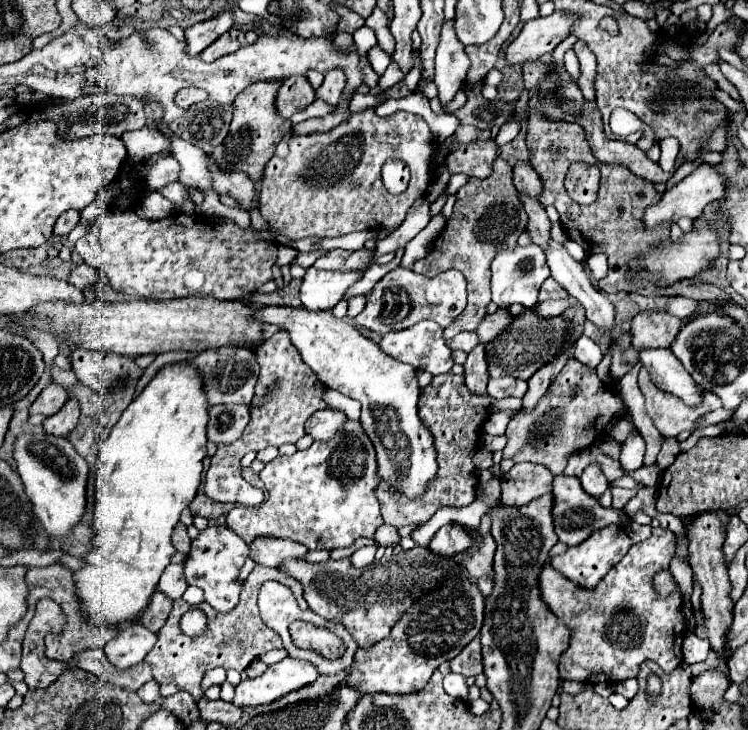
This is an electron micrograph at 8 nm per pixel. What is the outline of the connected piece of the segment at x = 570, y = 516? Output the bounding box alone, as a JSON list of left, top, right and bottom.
[553,475,629,545]

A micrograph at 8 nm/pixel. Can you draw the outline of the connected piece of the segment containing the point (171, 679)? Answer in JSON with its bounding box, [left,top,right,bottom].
[145,565,307,699]

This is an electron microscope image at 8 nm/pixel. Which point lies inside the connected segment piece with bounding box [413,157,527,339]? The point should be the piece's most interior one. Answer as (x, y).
(488, 216)

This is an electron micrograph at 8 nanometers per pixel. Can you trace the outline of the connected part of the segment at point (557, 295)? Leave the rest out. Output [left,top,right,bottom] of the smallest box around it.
[537,277,567,305]

